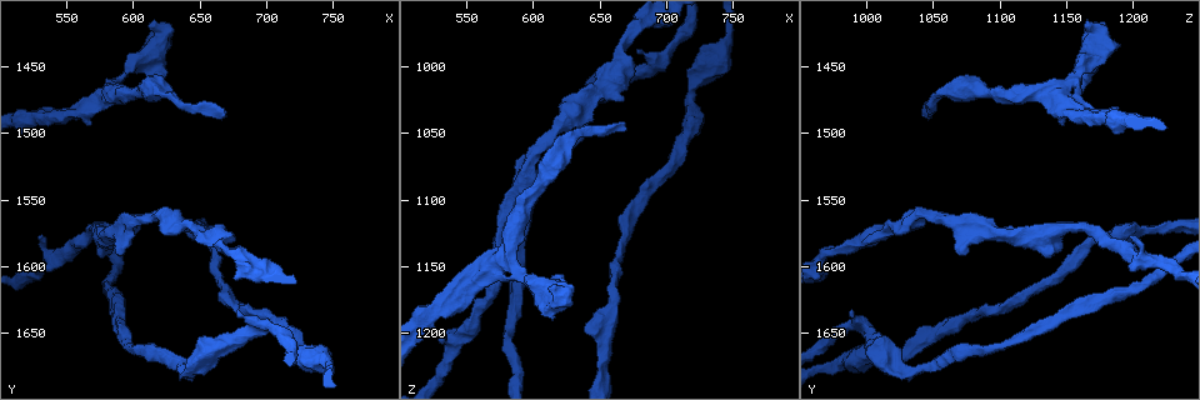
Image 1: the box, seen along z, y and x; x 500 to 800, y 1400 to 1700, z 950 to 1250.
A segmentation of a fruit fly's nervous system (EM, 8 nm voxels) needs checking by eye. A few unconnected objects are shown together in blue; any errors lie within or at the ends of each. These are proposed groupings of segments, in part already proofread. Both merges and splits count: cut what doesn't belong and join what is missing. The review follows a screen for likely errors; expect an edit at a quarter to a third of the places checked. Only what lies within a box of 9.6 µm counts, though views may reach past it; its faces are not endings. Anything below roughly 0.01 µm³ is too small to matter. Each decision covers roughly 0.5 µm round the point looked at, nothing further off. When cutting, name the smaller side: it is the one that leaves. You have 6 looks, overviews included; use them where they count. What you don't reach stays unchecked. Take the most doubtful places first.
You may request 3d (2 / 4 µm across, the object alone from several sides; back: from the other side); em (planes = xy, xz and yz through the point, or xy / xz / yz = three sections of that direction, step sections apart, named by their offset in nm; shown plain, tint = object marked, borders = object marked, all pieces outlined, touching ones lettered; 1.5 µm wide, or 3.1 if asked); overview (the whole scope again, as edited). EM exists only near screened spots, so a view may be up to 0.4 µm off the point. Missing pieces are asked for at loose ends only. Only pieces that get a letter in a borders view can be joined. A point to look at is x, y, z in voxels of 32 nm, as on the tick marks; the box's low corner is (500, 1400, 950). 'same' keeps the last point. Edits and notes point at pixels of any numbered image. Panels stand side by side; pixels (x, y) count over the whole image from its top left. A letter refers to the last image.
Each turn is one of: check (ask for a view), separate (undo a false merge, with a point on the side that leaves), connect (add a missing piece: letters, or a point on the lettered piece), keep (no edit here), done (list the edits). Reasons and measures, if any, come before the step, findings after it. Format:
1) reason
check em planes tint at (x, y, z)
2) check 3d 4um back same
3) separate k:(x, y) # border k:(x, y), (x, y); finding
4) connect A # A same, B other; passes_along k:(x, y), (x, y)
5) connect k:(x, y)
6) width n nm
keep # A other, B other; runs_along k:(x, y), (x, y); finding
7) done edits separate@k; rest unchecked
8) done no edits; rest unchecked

branch stops here
check 3d 2um at (678, 1634, 990)

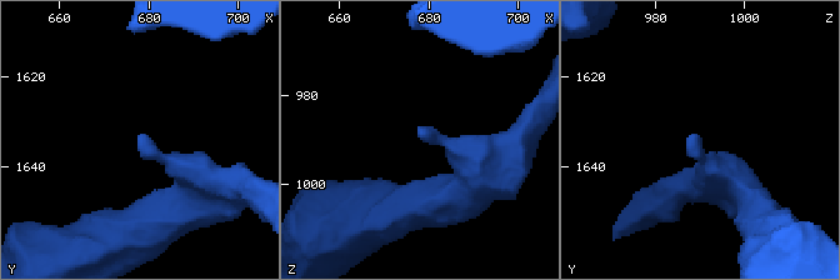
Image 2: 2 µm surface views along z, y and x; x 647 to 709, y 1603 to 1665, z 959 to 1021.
need the tissue
check em planes plain at (677, 1634, 989)

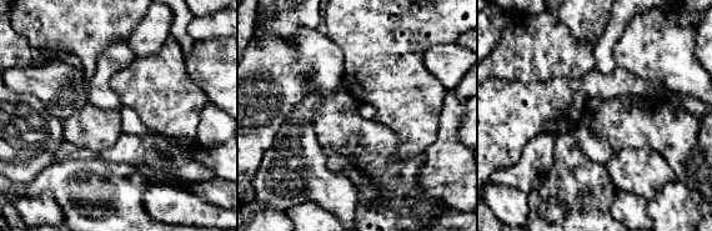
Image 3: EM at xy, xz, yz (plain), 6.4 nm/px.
check em planes borders same

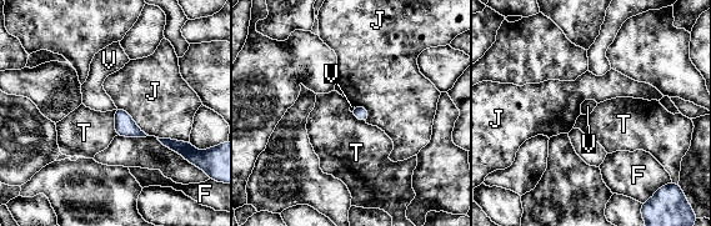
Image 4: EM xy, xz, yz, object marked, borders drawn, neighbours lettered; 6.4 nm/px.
keep # F other, J other, T other, V other; border 4:(114, 110), (114, 130), (116, 135); no lettered piece goes on from it

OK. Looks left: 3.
free end
check em xz step 4 tint at (532, 1576, 1198)

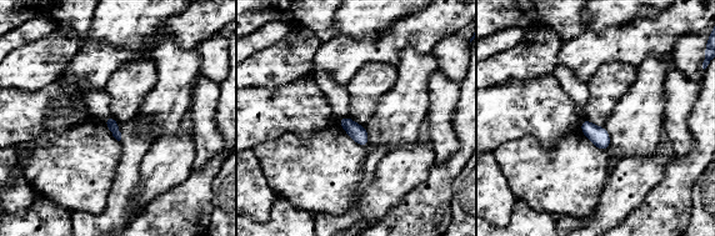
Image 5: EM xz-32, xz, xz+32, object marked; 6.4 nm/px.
cut it another way
check em planes borders same

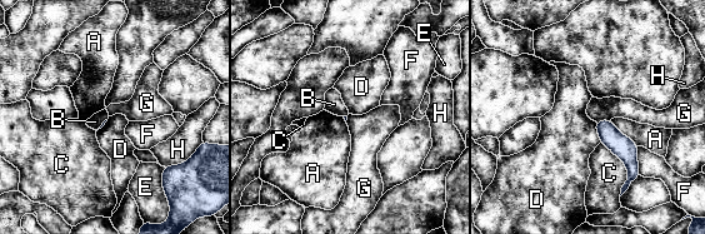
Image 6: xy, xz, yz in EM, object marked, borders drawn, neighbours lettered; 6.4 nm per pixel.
keep # A other, B other, C other, D other, E other, F other, G other, H other; border 6:(610, 119), (595, 122); no lettered piece goes on from it

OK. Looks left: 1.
an open end
check em planes borders at (614, 1468, 1160)

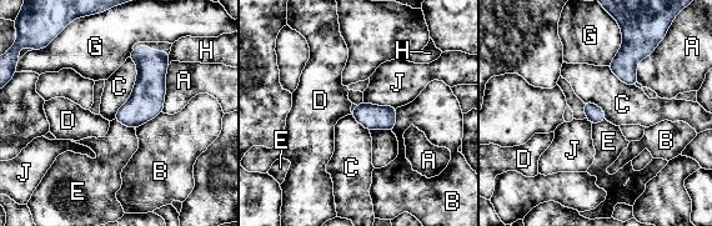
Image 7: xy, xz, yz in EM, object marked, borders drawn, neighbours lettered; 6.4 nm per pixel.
longest_contact C 420 nm
keep # A other, B other, C other, D other, E other, G other, H other, J other; none of them fits

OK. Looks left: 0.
done no edits; rest unchecked

